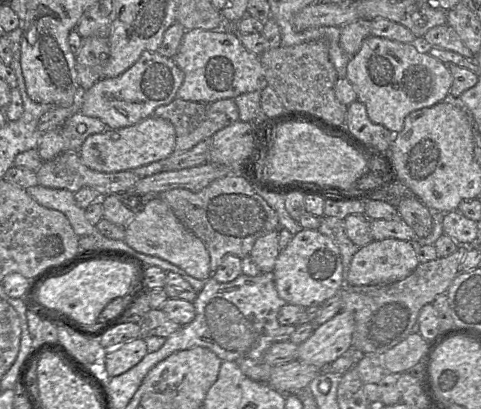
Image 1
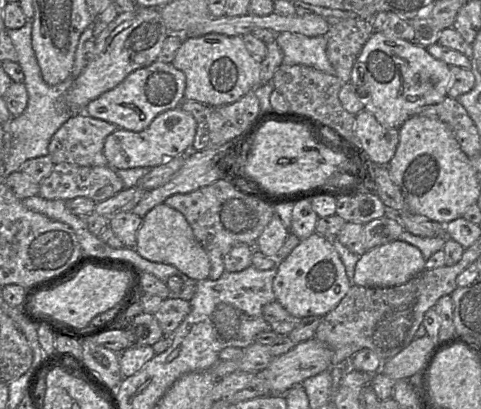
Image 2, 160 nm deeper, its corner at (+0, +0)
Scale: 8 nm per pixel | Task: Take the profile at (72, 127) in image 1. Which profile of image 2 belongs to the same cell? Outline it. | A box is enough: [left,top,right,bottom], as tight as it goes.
[48,112,116,167]

